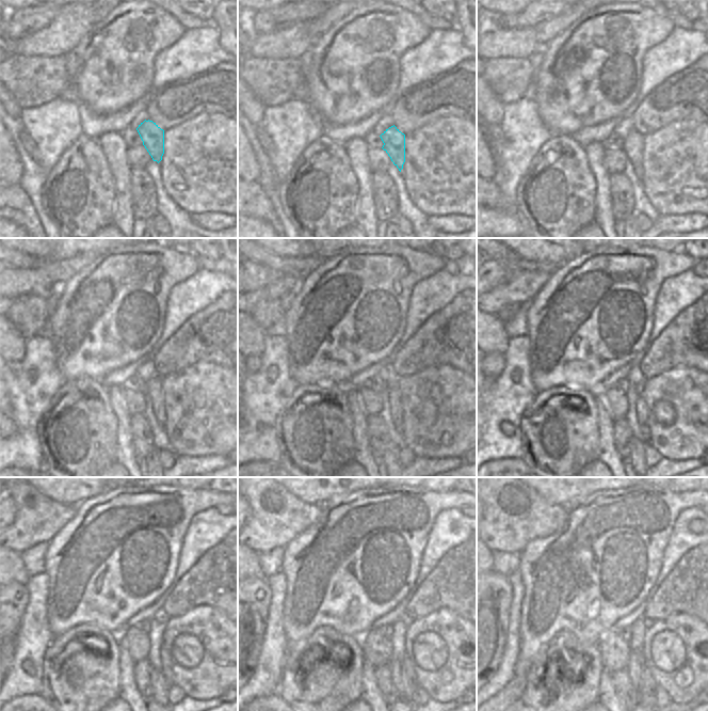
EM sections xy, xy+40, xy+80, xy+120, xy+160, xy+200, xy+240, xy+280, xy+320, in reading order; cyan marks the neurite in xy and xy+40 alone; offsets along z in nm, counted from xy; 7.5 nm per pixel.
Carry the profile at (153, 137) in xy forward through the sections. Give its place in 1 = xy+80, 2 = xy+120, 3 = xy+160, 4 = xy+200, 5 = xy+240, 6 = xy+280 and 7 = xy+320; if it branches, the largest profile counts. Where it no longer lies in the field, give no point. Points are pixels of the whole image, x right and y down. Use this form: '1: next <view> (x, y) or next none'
1: next xy+80 (633, 144)
2: next xy+120 (155, 391)
3: next xy+160 (393, 394)
4: next xy+200 (641, 408)
5: next xy+240 (164, 656)
6: next xy+280 (409, 682)
7: next xy+320 (647, 690)

